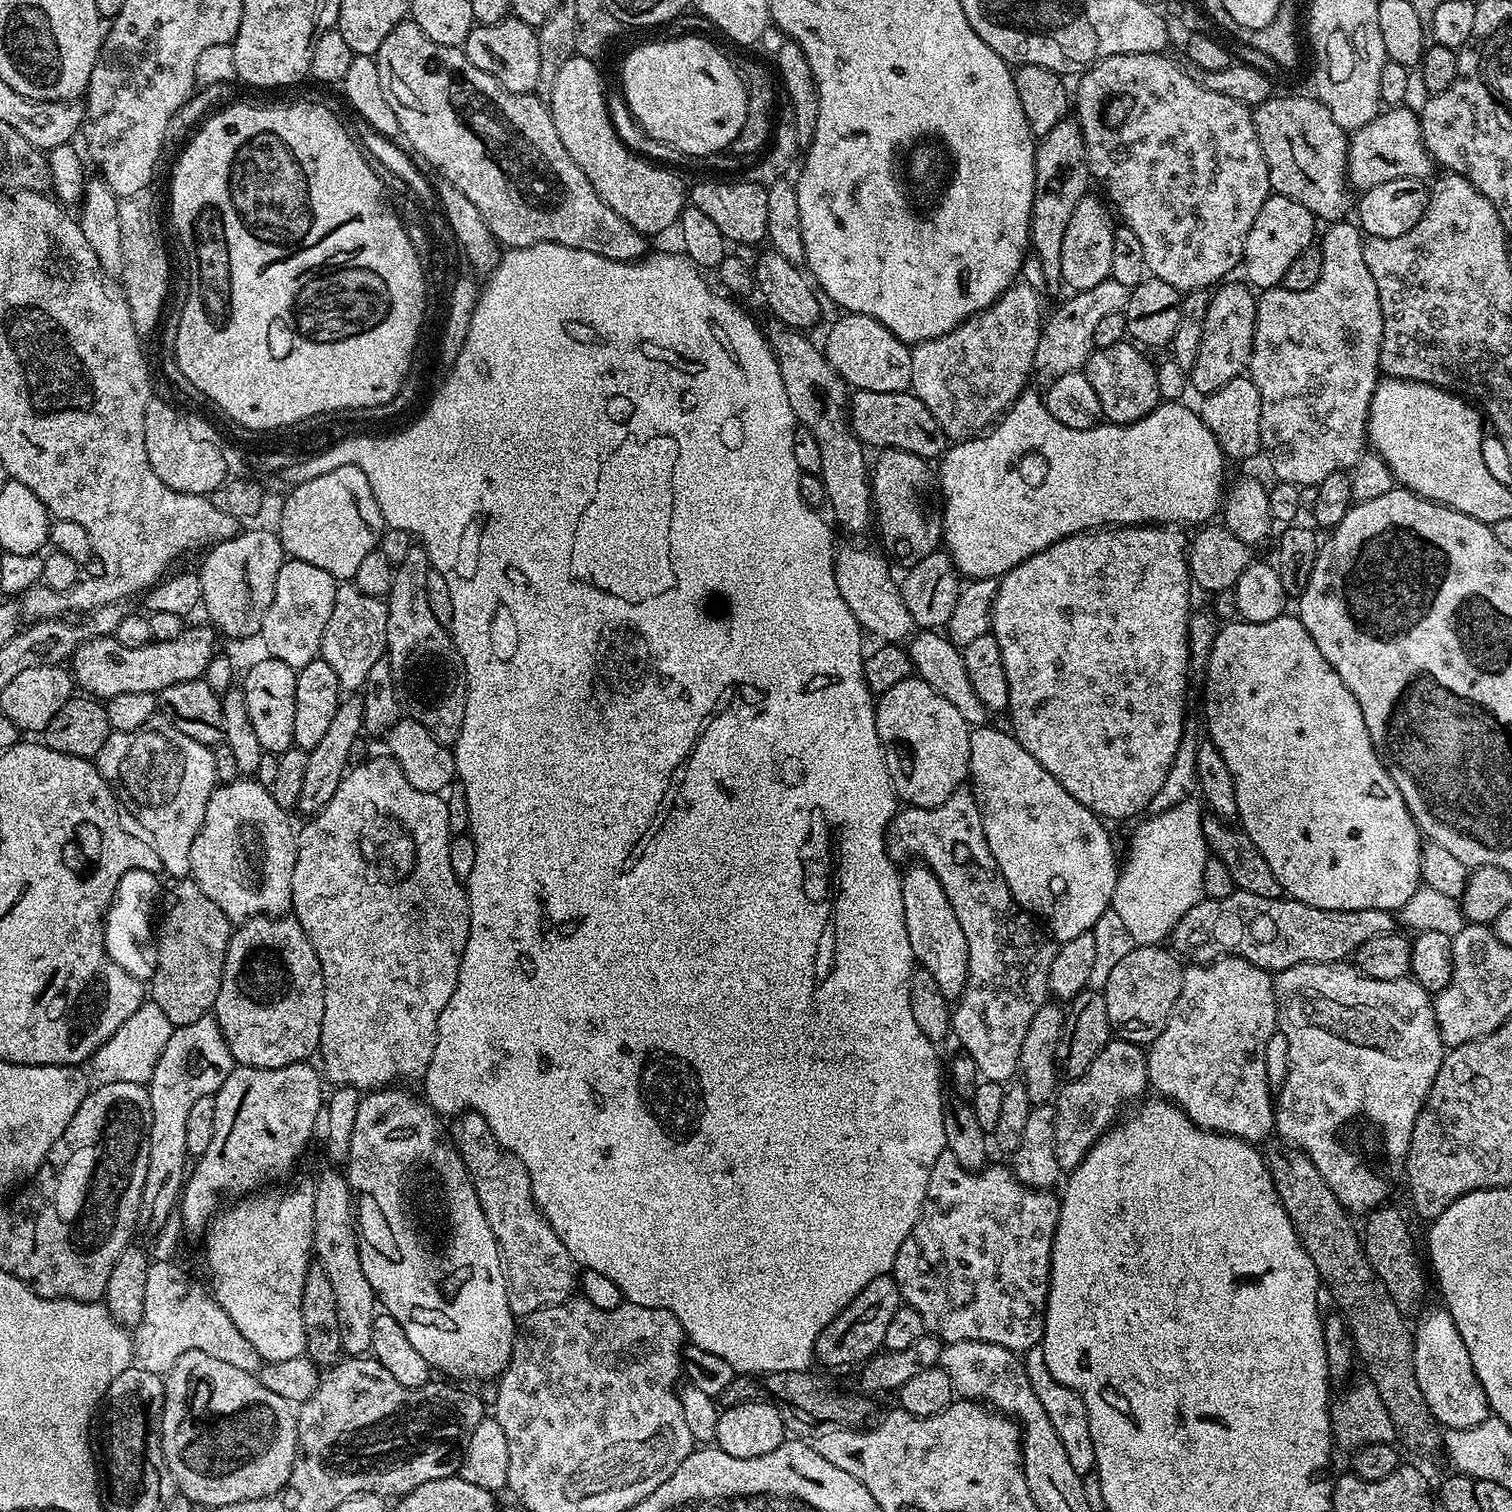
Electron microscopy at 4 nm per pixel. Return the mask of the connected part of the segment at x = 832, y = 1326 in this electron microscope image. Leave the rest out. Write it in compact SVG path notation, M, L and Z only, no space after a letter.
M891 1275L874 1278L842 1311L824 1327L816 1339L815 1359L830 1367L839 1364L863 1365L884 1348L886 1329L894 1318L894 1310L902 1307L900 1288Z

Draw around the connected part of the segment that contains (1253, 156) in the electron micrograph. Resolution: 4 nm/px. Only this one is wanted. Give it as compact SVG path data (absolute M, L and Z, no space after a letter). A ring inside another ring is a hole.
M1145 54L1142 56L1107 56L1105 60L1097 60L1087 69L1088 72L1080 80L1076 88L1076 113L1074 119L1080 126L1080 134L1084 139L1084 159L1088 162L1088 170L1093 181L1104 187L1103 195L1110 201L1111 207L1122 219L1123 227L1134 230L1138 234L1138 242L1142 242L1142 254L1146 254L1146 266L1155 279L1170 282L1182 294L1207 289L1207 284L1216 286L1232 271L1241 267L1246 246L1246 234L1250 234L1250 226L1254 226L1254 218L1258 218L1258 210L1268 201L1270 195L1270 178L1266 158L1262 154L1262 146L1258 142L1256 127L1252 121L1253 109L1241 100L1230 98L1224 93L1207 89L1187 71L1175 68L1164 54Z

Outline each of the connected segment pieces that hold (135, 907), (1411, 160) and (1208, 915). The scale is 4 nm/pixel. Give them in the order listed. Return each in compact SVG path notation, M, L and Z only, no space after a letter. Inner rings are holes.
M127 871L119 880L112 903L110 903L105 916L104 944L107 946L108 956L116 965L122 966L128 974L141 982L151 981L155 972L155 965L149 955L147 958L142 953L140 941L144 938L142 932L148 928L146 920L152 912L154 902L161 895L158 879L160 878L150 871Z
M1408 106L1389 107L1383 114L1375 116L1366 127L1357 128L1351 133L1346 180L1353 189L1360 188L1361 193L1399 176L1428 178L1432 168L1434 161L1428 152L1428 145L1424 143L1419 115L1411 112Z
M1238 890L1234 894L1230 894L1230 898L1218 898L1217 900L1203 898L1198 901L1192 909L1186 910L1186 914L1183 918L1176 923L1176 929L1173 930L1170 937L1170 944L1171 947L1180 954L1190 951L1191 948L1200 948L1203 944L1213 944L1214 947L1221 948L1219 950L1221 953L1241 956L1242 959L1249 960L1251 964L1254 964L1259 968L1266 968L1269 973L1275 974L1281 972L1284 968L1298 966L1299 964L1338 964L1347 961L1349 958L1355 957L1358 949L1366 942L1370 942L1370 938L1378 938L1382 934L1390 934L1391 932L1397 931L1397 928L1397 917L1393 915L1392 912L1387 912L1386 910L1378 910L1377 908L1371 908L1370 910L1326 910L1325 908L1319 908L1318 906L1303 904L1300 900L1291 898L1260 898L1257 894Z

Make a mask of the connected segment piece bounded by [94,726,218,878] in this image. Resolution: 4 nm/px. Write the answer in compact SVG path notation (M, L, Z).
M145 726L137 732L109 731L102 750L94 758L94 763L104 779L112 785L123 807L127 811L129 808L136 815L141 828L139 831L147 837L158 854L161 869L165 873L168 871L172 878L184 878L192 871L190 850L204 821L208 799L218 786L212 757L213 749L207 744L194 742L194 738L186 738L186 734L171 726L152 727Z

